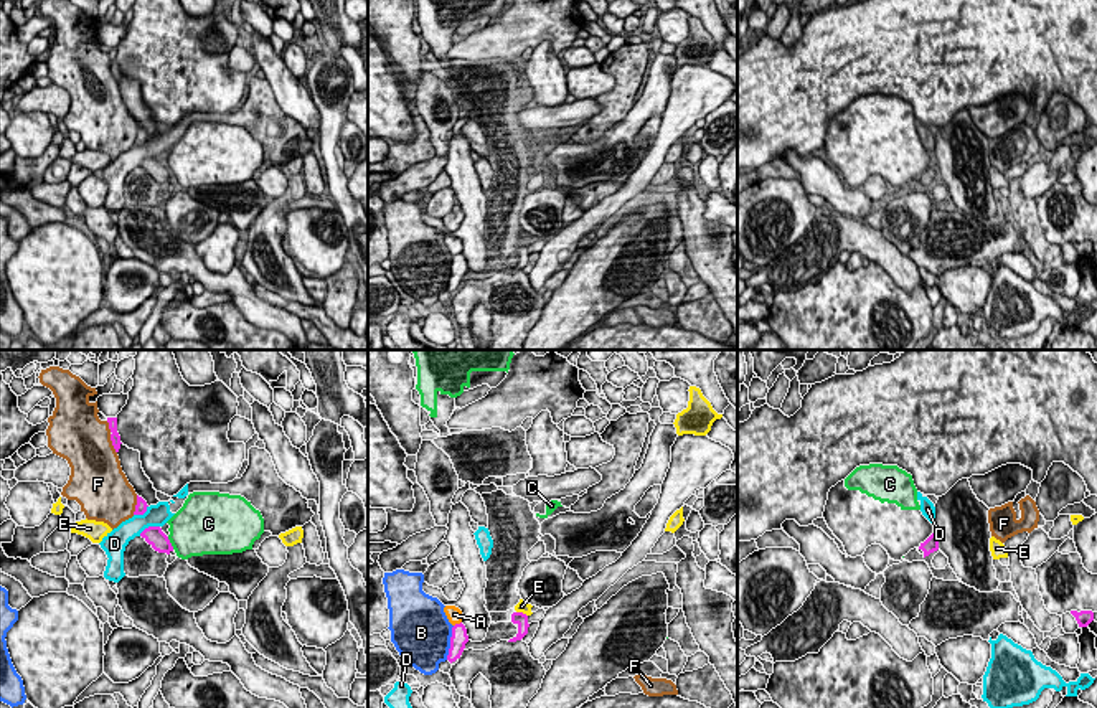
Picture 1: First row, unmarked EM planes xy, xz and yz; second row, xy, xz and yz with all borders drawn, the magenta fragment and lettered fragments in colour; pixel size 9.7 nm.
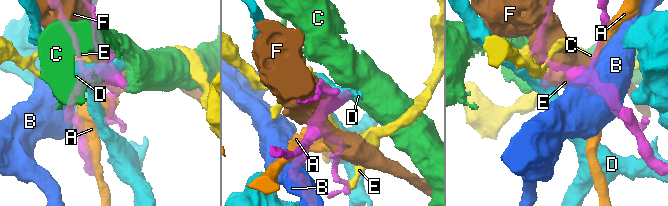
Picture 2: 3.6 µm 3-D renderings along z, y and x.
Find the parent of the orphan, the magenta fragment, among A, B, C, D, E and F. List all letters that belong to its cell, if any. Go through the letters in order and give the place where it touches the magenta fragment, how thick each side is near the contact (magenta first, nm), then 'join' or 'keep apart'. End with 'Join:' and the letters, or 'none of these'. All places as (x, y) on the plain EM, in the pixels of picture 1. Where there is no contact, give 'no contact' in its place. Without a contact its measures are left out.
A: contact xz (457, 254); calibres 160 and 160 nm; keep apart
B: contact xz (451, 273); calibres 160 and 480 nm; keep apart
C: contact xy (170, 174); calibres 190 and 440 nm; keep apart
D: contact xy (149, 157); calibres 190 and 220 nm; keep apart
E: contact xz (522, 243); calibres 130 and 120 nm; keep apart
F: contact xy (136, 136); calibres 120 and 480 nm; keep apart
Join: none of these

